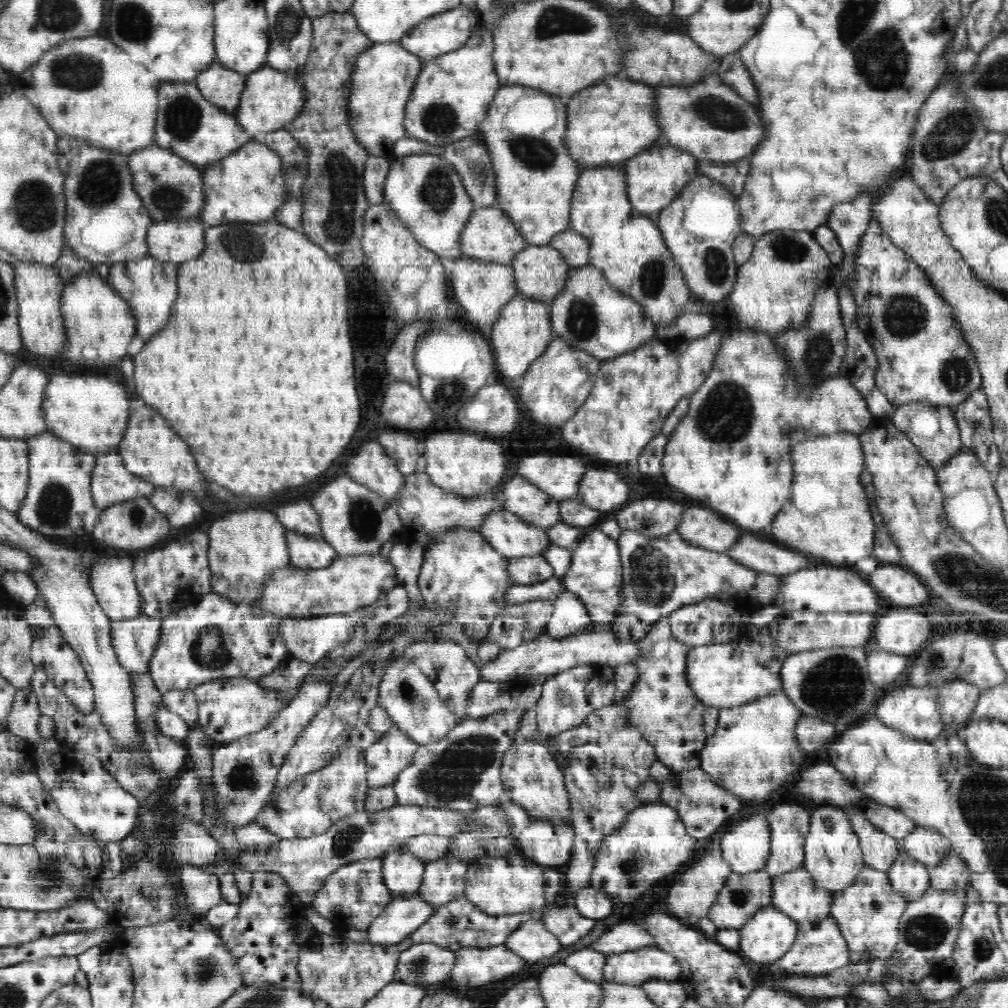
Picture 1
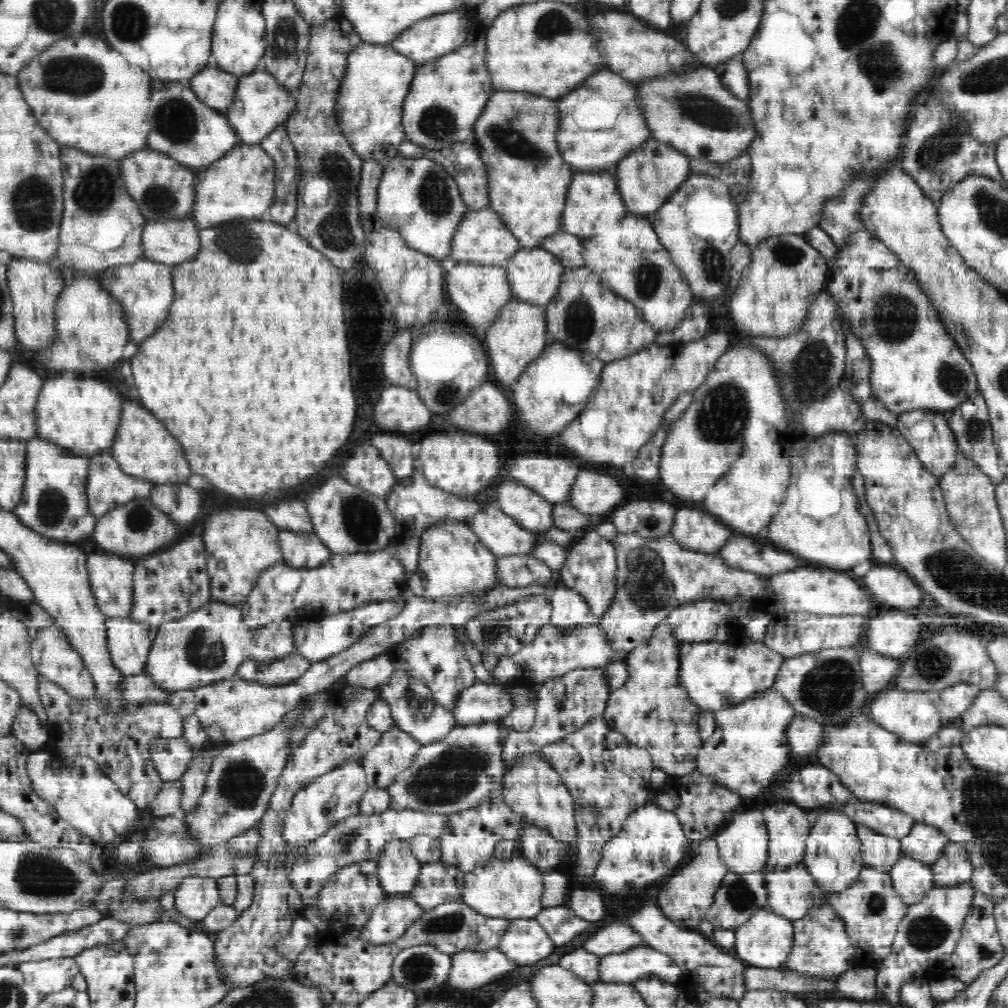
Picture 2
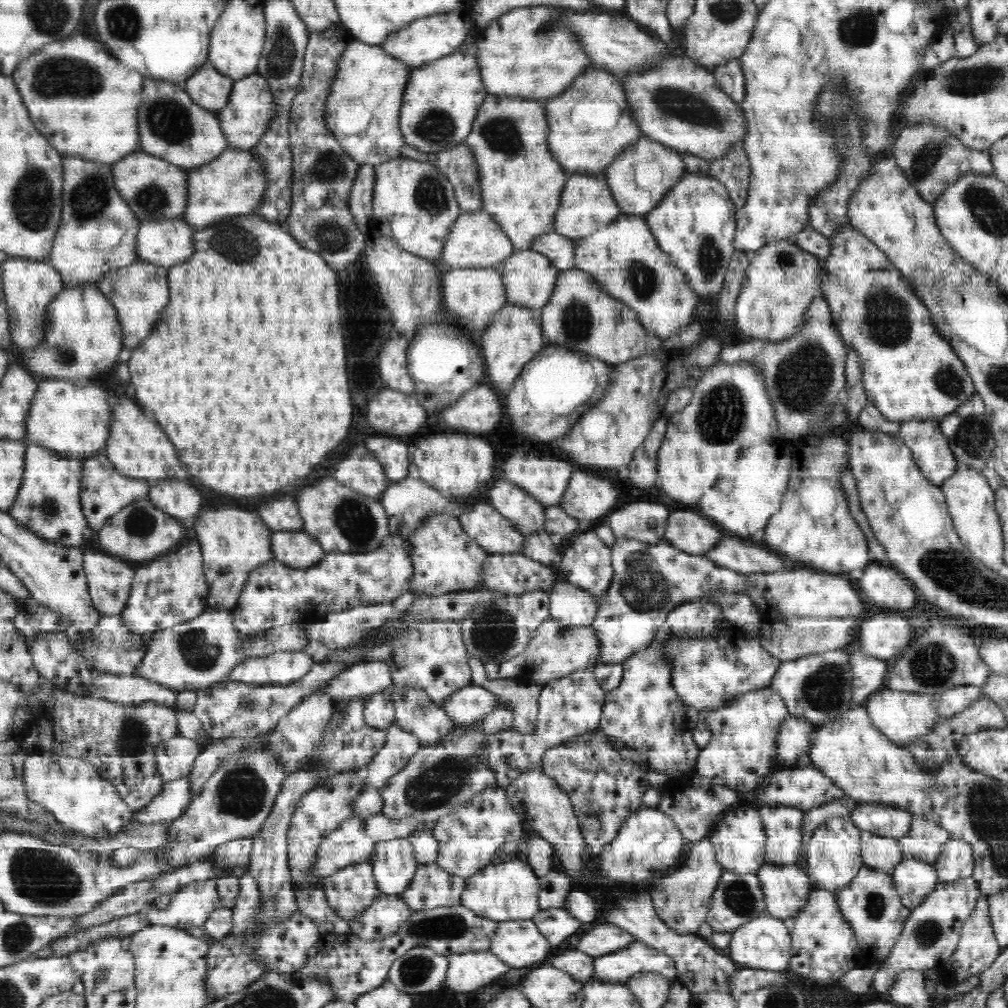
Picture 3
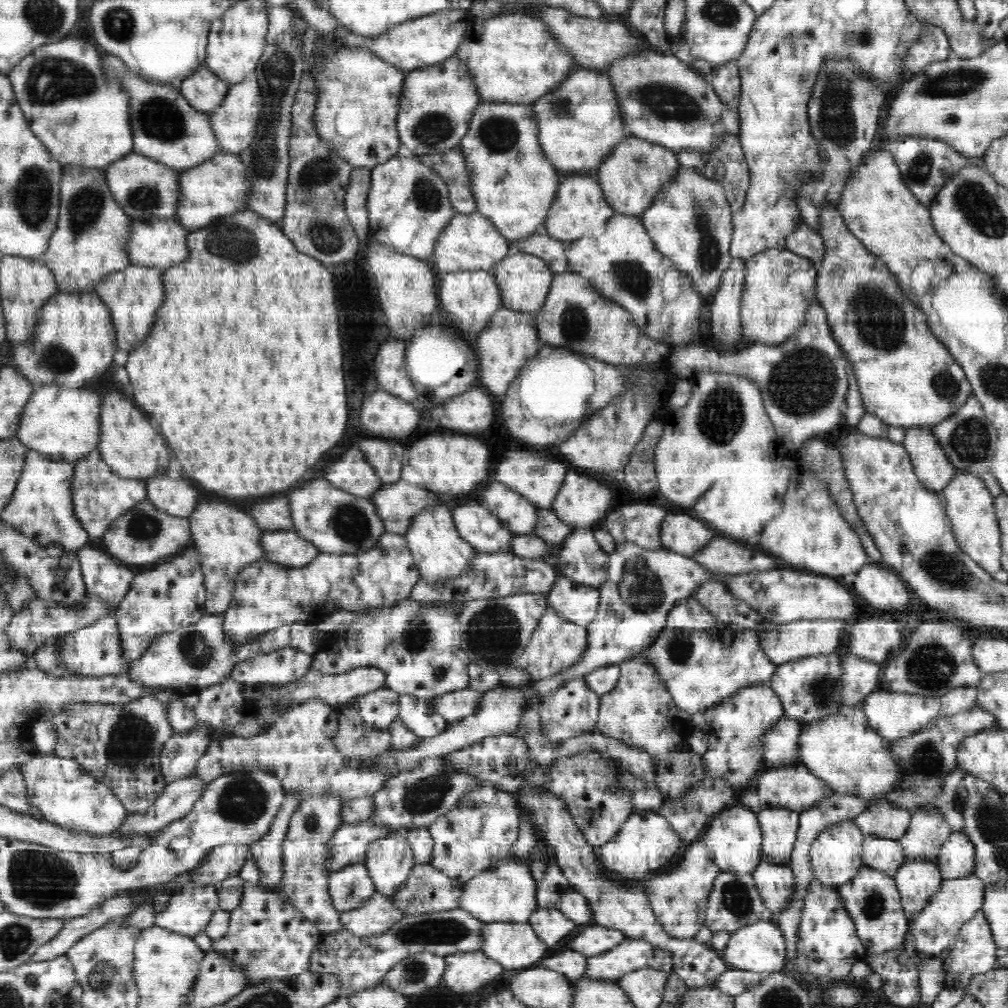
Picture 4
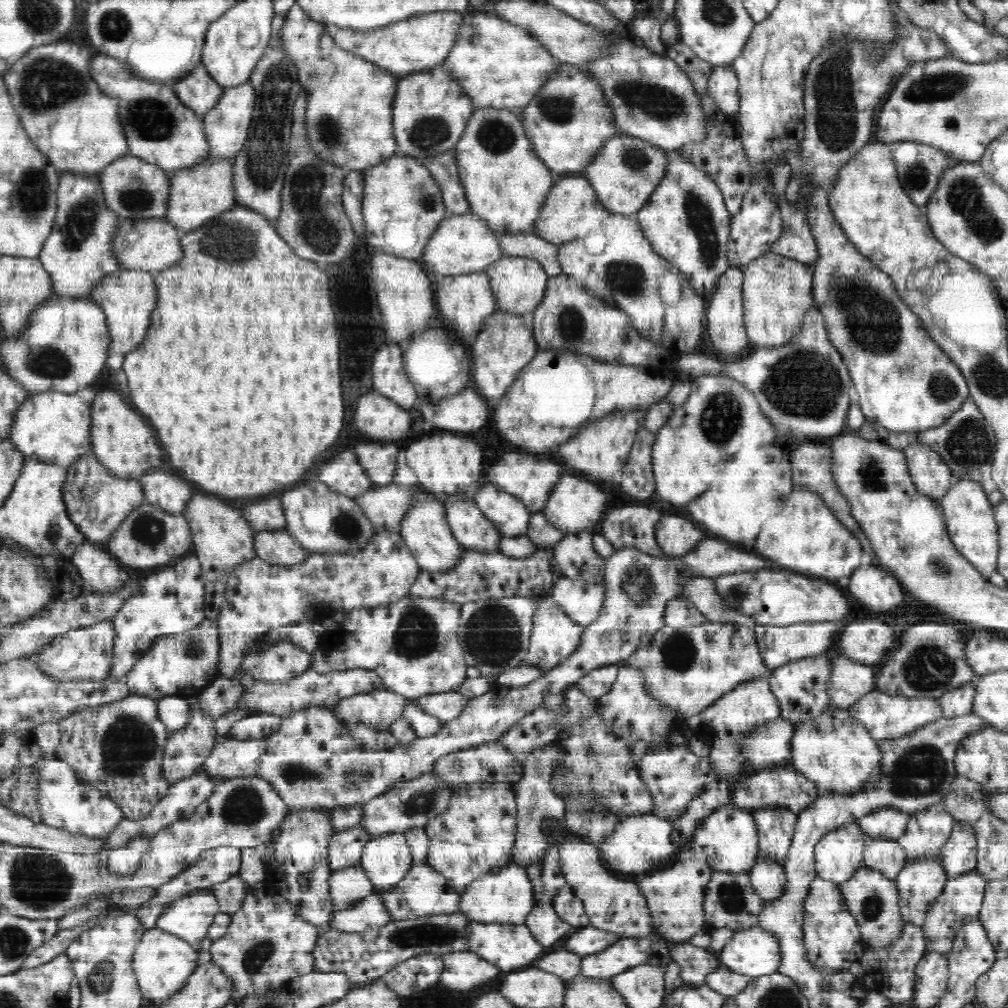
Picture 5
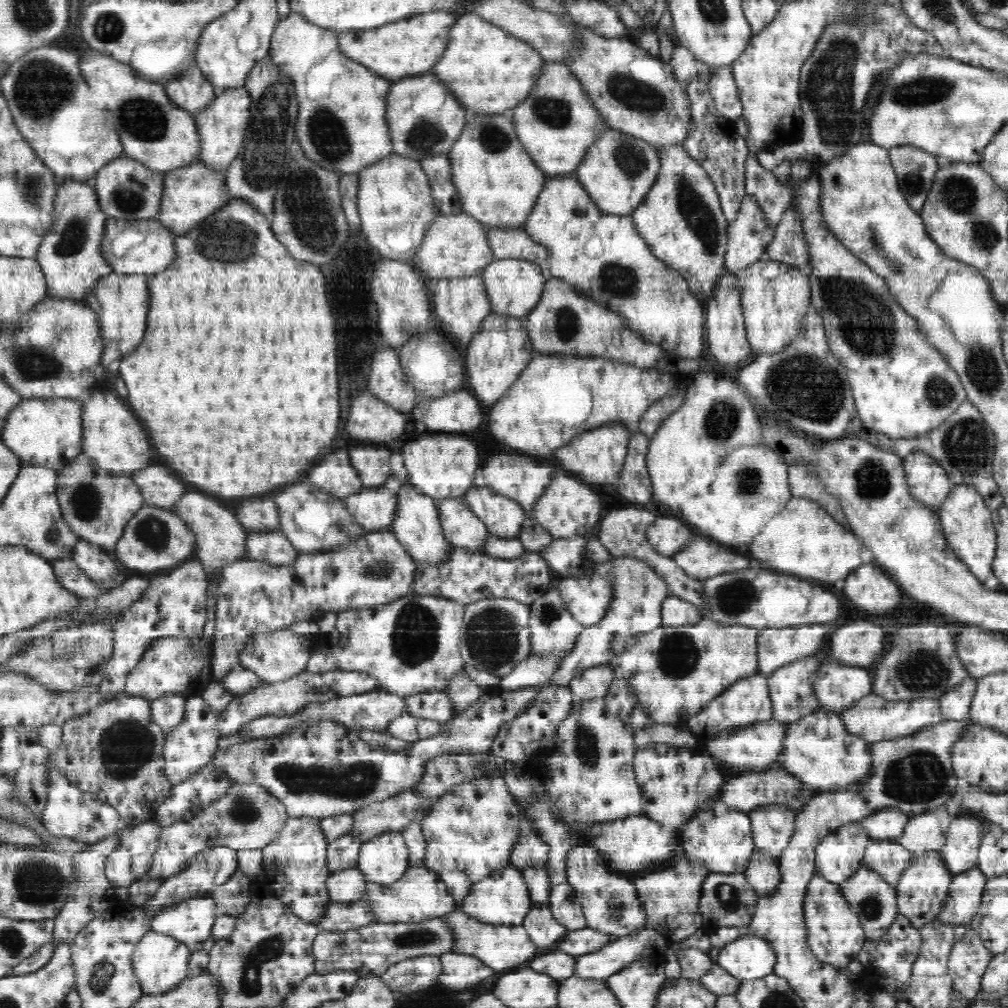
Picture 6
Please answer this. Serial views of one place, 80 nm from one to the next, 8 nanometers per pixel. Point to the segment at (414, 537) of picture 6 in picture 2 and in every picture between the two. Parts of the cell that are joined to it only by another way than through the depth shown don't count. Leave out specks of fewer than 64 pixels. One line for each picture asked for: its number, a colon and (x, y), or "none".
2: (452, 562)
3: (445, 559)
4: (440, 552)
5: (424, 529)

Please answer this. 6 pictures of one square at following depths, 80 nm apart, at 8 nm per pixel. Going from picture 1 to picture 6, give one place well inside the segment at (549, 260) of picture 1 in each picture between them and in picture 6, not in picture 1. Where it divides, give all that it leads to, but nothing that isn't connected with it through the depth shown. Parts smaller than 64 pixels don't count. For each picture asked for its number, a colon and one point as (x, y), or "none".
2: (534, 275)
3: (528, 277)
4: (524, 280)
5: (518, 284)
6: (514, 287)

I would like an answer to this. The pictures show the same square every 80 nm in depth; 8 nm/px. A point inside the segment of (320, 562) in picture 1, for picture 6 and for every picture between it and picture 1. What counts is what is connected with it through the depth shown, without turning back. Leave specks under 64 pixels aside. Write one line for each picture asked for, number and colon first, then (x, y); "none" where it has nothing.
2: (306, 550)
3: (297, 549)
4: (286, 548)
5: (278, 548)
6: (273, 547)

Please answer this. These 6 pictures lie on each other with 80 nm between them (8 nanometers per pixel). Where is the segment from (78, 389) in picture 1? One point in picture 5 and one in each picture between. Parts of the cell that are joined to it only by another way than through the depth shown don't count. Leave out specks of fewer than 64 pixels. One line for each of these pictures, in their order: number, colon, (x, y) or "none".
2: (77, 412)
3: (73, 419)
4: (63, 423)
5: (53, 427)

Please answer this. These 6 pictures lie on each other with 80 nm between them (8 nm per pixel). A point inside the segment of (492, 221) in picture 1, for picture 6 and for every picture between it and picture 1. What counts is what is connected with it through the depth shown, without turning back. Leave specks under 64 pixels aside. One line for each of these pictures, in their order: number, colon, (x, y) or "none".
2: (481, 238)
3: (476, 240)
4: (470, 241)
5: (461, 244)
6: (454, 246)

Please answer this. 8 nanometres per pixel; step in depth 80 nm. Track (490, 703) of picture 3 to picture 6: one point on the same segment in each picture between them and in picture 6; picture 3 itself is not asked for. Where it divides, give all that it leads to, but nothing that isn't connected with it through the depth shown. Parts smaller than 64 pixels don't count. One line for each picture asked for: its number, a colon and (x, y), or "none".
4: (454, 706)
5: (447, 705)
6: (436, 705)

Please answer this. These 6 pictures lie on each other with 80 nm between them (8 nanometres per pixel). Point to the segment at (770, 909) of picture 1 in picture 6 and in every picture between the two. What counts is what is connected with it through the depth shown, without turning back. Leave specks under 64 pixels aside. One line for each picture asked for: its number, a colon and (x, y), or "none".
2: (765, 941)
3: (764, 943)
4: (760, 947)
5: (754, 952)
6: (747, 958)

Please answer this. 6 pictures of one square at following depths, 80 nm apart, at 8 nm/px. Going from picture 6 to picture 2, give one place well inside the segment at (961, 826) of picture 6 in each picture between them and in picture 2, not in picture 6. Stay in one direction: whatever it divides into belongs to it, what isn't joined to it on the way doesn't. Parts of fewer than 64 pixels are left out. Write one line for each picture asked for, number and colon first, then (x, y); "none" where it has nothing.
2: (953, 868)
3: (955, 862)
4: (956, 859)
5: (958, 856)

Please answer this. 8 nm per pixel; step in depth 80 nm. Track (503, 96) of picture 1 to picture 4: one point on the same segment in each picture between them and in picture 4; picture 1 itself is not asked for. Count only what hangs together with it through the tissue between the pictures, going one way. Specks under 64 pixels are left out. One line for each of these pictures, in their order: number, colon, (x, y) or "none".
2: (528, 180)
3: (520, 183)
4: (513, 184)

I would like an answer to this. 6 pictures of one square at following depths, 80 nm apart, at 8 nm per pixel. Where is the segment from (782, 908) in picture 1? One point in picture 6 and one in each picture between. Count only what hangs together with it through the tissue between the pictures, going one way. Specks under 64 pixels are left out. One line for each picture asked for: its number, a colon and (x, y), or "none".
2: (792, 892)
3: (786, 887)
4: (775, 883)
5: (767, 878)
6: (762, 873)

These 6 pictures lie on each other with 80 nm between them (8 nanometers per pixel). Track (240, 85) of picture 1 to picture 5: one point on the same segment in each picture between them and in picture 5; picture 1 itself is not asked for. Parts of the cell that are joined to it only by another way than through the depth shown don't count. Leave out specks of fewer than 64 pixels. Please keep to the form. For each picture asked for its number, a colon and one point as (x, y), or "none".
2: (217, 88)
3: (209, 89)
4: (202, 89)
5: (198, 91)

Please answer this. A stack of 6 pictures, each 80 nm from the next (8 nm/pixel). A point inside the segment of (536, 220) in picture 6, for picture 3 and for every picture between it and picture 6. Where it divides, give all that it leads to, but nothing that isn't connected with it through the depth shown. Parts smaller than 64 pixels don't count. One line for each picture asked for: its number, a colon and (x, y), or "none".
3: (586, 202)
4: (579, 206)
5: (571, 208)

